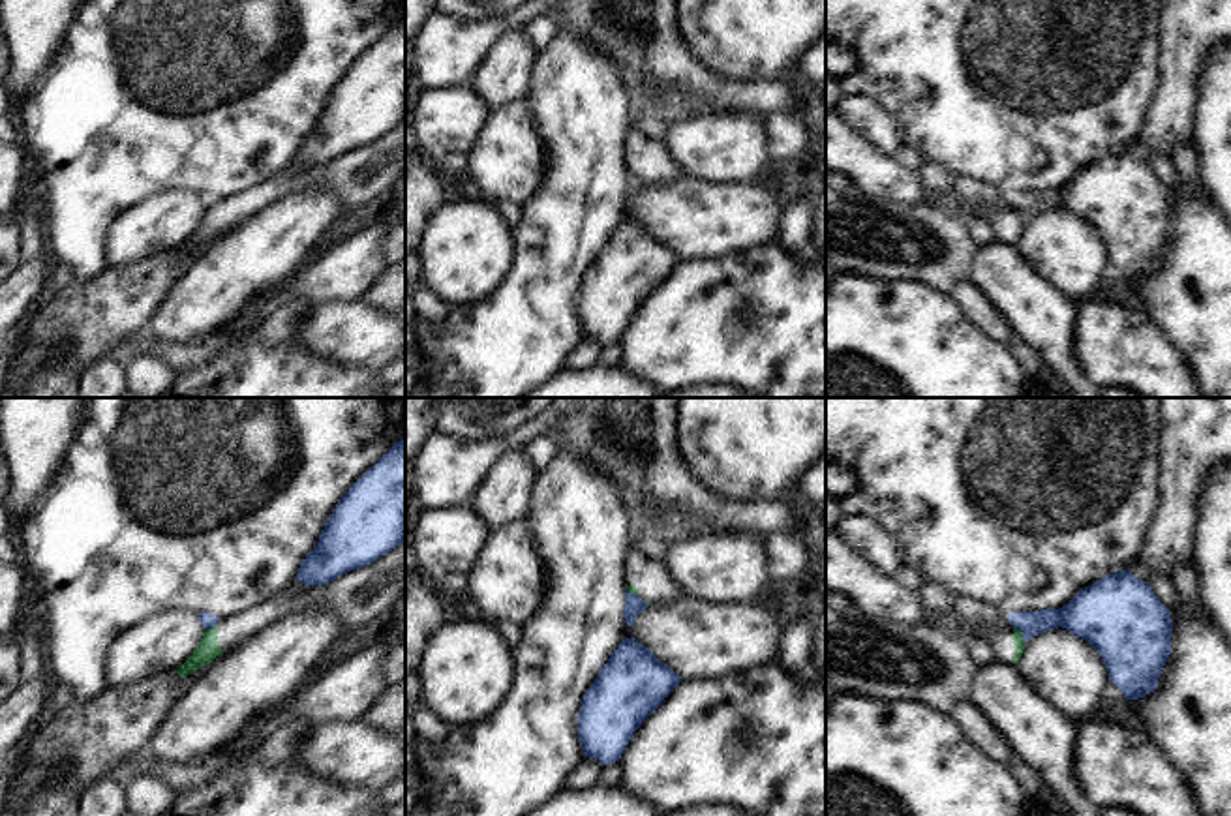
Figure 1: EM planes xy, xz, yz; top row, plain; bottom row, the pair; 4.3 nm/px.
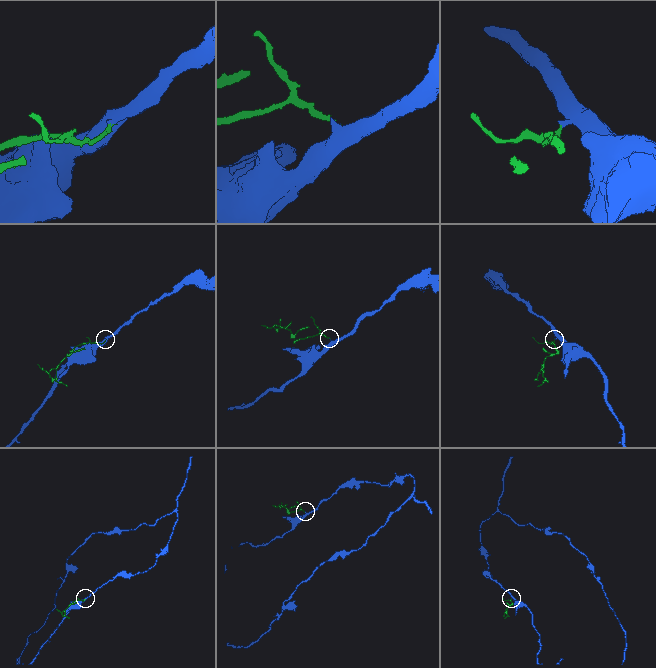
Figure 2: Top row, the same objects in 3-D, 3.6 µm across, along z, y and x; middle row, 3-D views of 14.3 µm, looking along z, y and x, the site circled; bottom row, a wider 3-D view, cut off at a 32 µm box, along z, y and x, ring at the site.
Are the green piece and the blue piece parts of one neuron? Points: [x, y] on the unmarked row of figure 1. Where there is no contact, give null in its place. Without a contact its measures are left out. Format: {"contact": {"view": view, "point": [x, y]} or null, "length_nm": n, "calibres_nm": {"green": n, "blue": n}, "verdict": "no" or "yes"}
{"contact": {"view": "yz", "point": [1021, 214]}, "length_nm": 90, "calibres_nm": {"green": 50, "blue": 140}, "verdict": "no"}

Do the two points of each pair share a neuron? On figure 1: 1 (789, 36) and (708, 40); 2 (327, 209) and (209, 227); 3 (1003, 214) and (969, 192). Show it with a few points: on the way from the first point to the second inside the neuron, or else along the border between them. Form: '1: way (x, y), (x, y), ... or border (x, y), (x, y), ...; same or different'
1: way (768, 36), (729, 36); same
2: border (282, 197), (263, 205), (226, 233); different
3: way (995, 207), (976, 194); same

